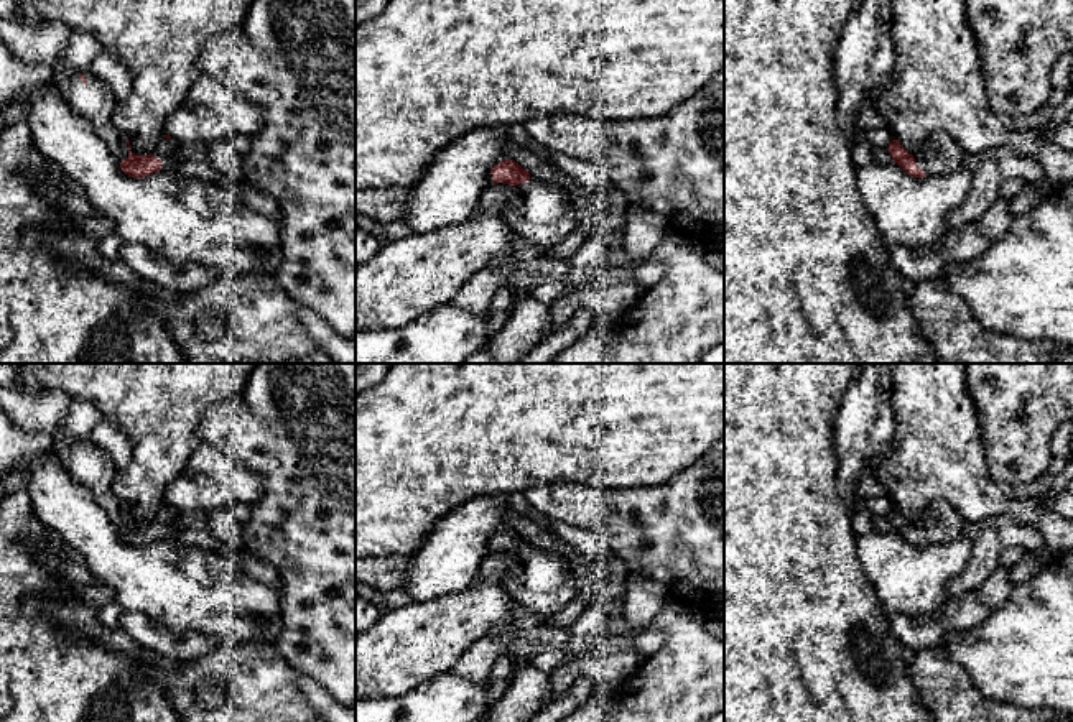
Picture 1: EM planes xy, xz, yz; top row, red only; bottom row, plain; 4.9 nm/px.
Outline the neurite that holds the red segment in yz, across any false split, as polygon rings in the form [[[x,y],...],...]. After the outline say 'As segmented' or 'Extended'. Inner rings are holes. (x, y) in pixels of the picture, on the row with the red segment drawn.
[[[943,132],[928,137],[917,155],[910,155],[899,140],[892,140],[887,150],[892,160],[915,178],[951,174],[966,166],[961,146]]]. Extended

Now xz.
[[[510,158],[494,164],[482,186],[499,183],[515,187],[502,209],[515,237],[548,252],[576,230],[573,202],[558,184],[532,176]]]. Extended

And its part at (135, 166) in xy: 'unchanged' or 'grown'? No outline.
grown

